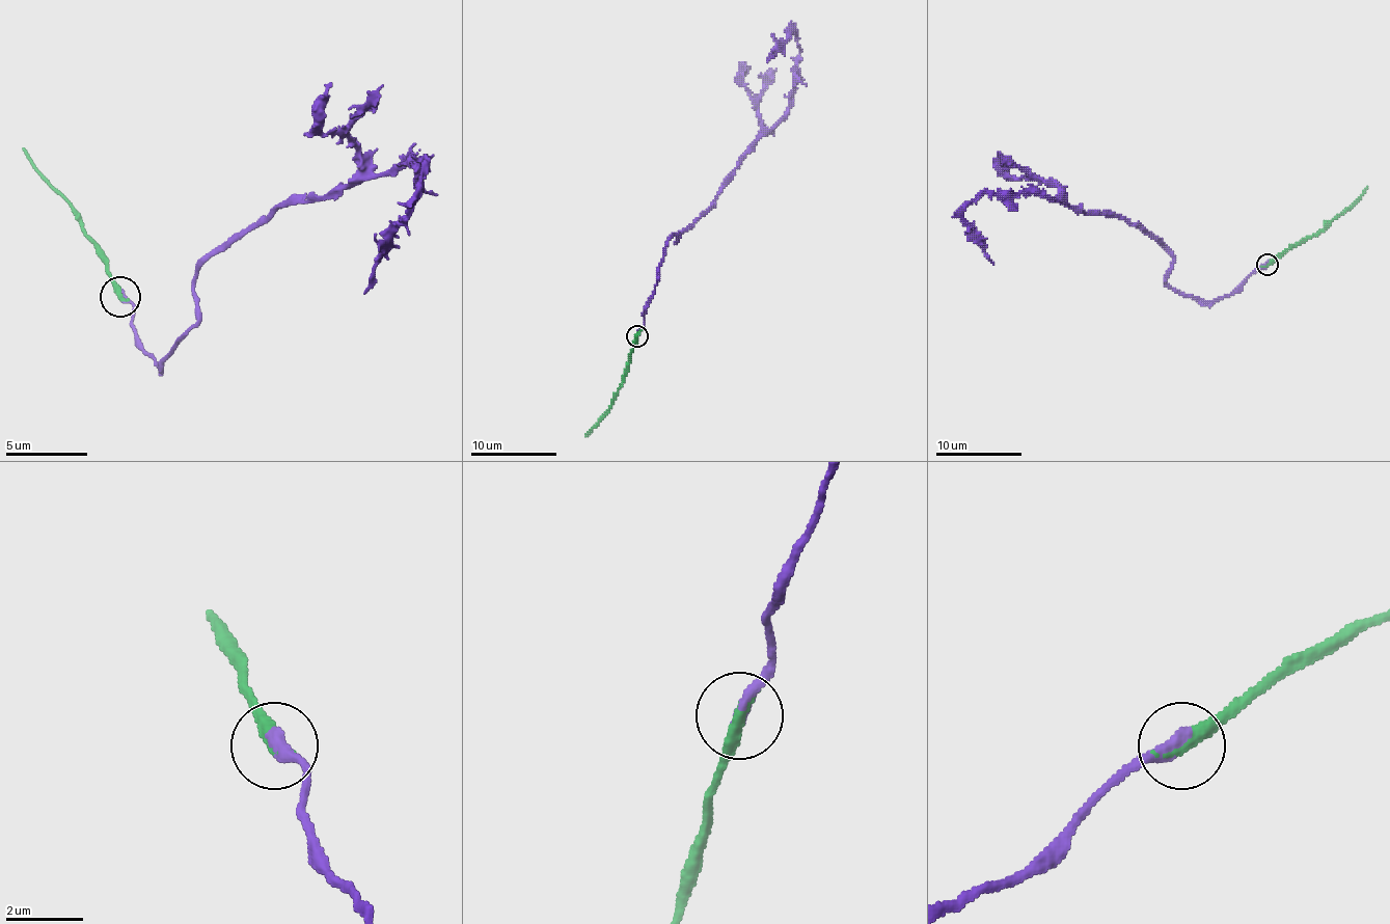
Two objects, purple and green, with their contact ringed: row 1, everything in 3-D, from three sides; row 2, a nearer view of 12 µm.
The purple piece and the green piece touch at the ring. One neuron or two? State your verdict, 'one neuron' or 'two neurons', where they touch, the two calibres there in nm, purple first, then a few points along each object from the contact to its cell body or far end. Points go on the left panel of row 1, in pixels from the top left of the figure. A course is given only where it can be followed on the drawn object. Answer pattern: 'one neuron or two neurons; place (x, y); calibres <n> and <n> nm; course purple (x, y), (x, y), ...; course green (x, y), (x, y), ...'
one neuron; place (120, 296); calibres 380 and 360 nm; course purple (121, 295), (162, 364), (190, 324), (194, 279), (272, 210), (427, 161), (365, 295); course green (121, 295), (73, 206), (23, 148)

